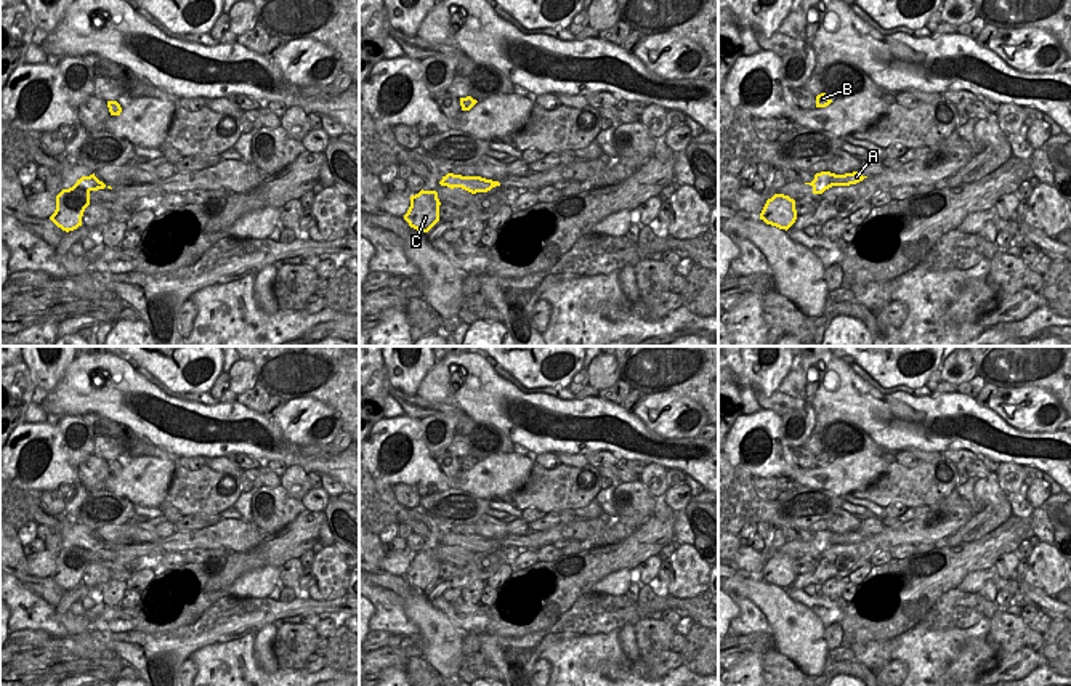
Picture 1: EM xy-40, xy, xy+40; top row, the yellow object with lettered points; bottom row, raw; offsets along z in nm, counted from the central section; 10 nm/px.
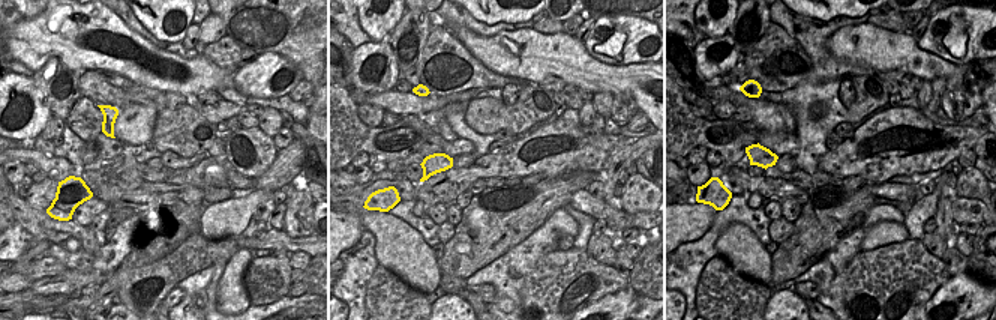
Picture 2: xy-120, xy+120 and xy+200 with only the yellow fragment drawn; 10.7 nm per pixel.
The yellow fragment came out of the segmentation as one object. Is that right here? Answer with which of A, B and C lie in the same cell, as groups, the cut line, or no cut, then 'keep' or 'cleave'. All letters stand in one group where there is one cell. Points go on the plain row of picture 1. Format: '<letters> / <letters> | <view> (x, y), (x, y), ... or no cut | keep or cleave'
A B / C | xy-40 (90, 534), (105, 545) | cleave

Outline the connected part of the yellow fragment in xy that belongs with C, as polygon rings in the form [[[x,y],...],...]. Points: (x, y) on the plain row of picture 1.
[[[420,550],[410,555],[410,566],[404,579],[410,587],[428,591],[439,580],[439,558],[436,550]]]

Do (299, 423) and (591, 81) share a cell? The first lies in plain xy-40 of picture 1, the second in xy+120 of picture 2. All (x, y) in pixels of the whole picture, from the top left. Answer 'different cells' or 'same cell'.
different cells

